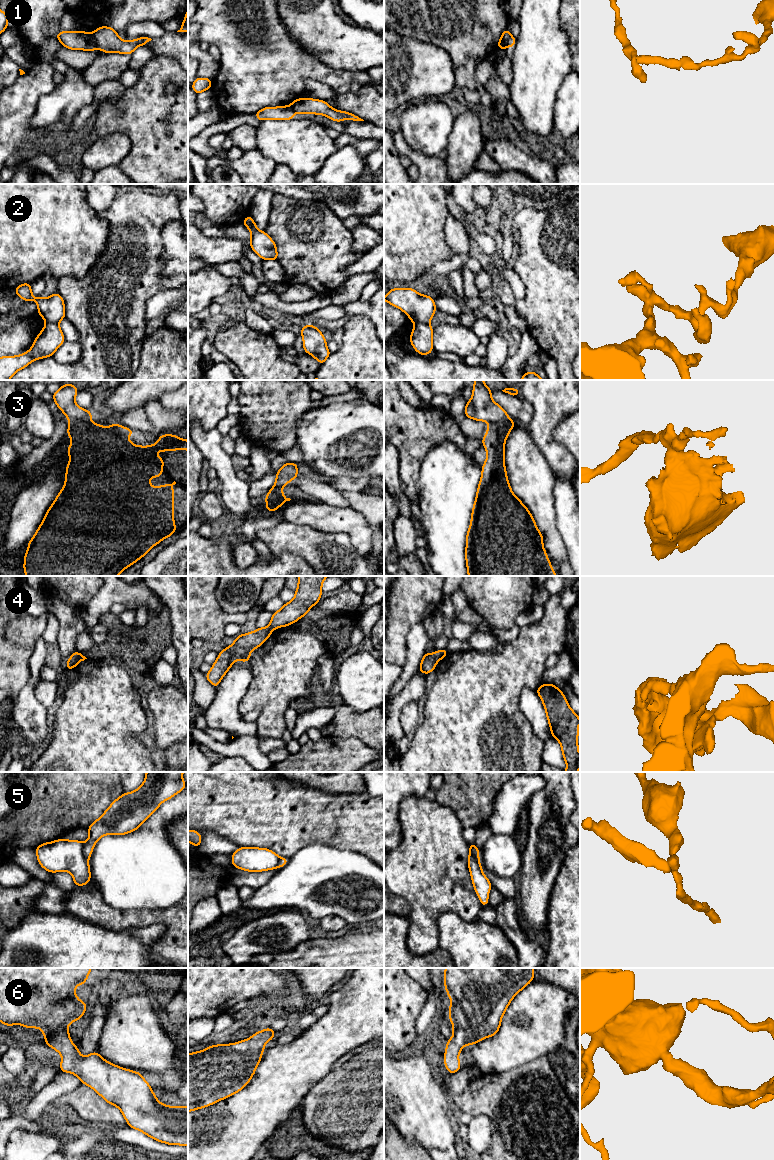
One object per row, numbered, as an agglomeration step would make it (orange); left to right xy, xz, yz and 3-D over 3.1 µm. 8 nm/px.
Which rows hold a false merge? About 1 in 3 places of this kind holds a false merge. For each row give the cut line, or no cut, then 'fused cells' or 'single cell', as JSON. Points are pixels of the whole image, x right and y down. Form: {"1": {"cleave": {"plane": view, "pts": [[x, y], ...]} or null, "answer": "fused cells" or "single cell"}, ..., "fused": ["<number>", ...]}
{"1": {"cleave": {"plane": "xy", "pts": [[92, 34], [97, 47]]}, "answer": "fused cells"}, "2": {"cleave": {"plane": "yz", "pts": [[415, 322], [425, 322], [428, 324]]}, "answer": "fused cells"}, "3": {"cleave": {"plane": "xy", "pts": [[89, 419], [73, 420], [70, 422]]}, "answer": "fused cells"}, "4": {"cleave": {"plane": "xy", "pts": [[80, 654], [72, 667]]}, "answer": "fused cells"}, "5": {"cleave": {"plane": "xy", "pts": [[83, 843], [83, 855], [87, 859]]}, "answer": "fused cells"}, "6": {"cleave": null, "answer": "single cell"}, "fused": ["1", "2", "3", "4", "5"]}

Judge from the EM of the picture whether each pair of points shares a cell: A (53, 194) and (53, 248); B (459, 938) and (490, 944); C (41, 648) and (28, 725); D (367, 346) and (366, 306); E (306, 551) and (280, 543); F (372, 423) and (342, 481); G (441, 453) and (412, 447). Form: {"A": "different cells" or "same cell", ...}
{"A": "same cell", "B": "same cell", "C": "same cell", "D": "different cells", "E": "same cell", "F": "different cells", "G": "different cells"}

